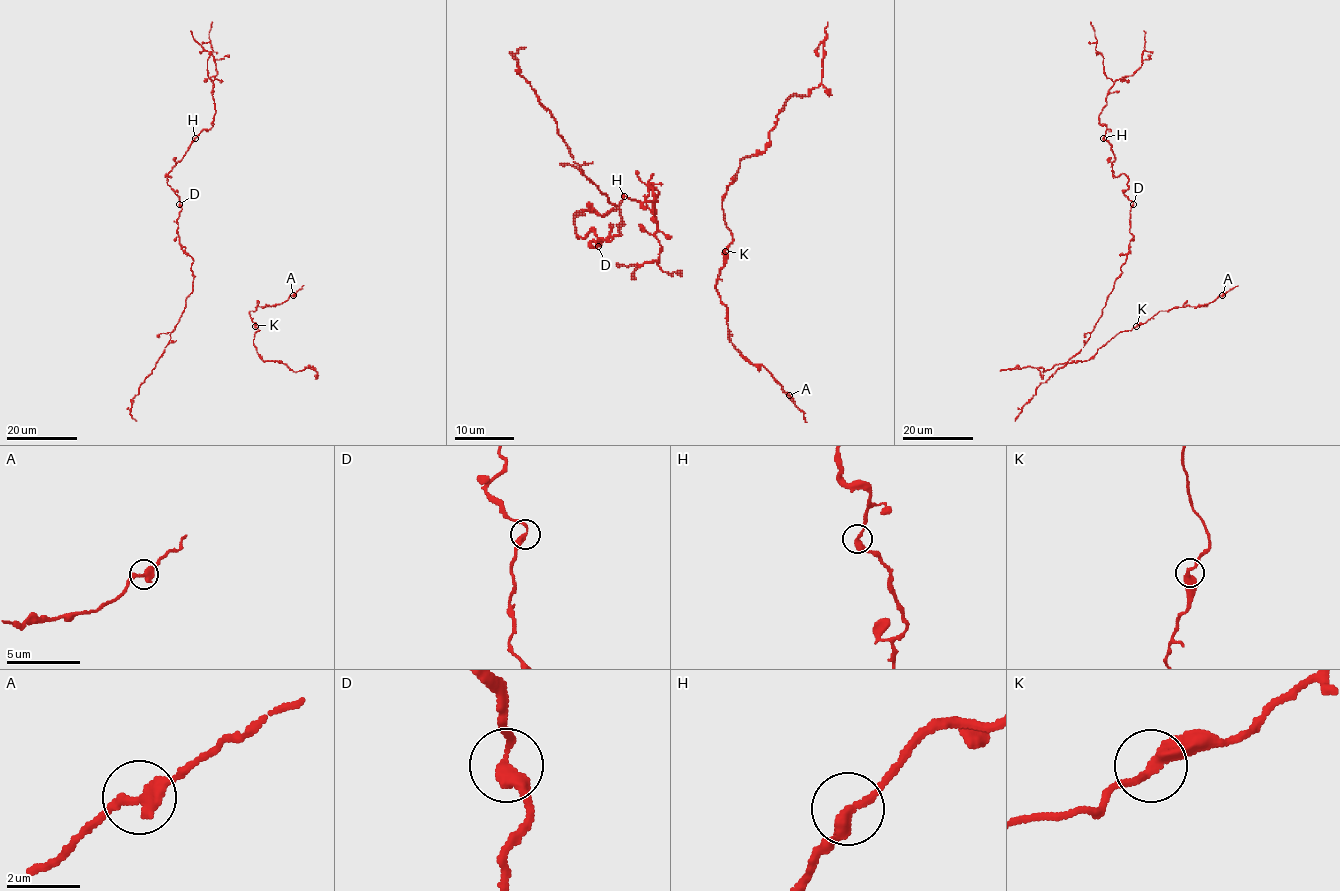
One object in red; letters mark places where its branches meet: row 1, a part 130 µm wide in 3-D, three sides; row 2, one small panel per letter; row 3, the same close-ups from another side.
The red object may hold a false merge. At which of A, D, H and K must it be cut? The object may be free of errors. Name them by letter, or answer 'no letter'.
no letter

